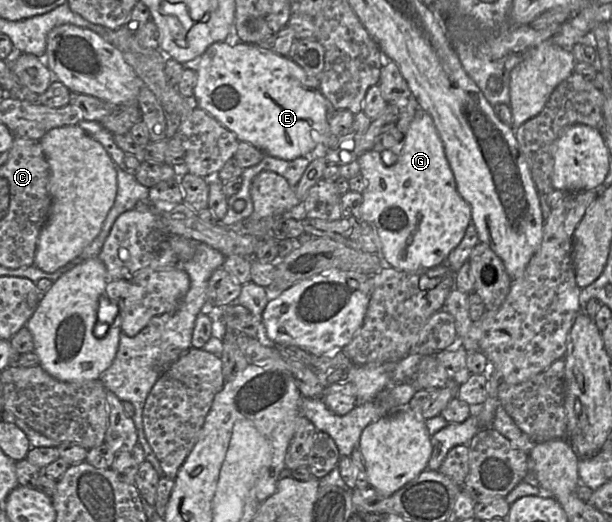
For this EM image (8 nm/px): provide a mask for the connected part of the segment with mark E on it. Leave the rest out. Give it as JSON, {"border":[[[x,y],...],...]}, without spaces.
{"border":[[[215,42],[201,55],[197,74],[194,98],[198,107],[232,131],[239,141],[251,143],[266,155],[283,160],[304,157],[319,144],[326,146],[327,98],[321,92],[320,79],[307,74],[290,57],[257,44],[239,42],[231,46],[226,42]]]}

